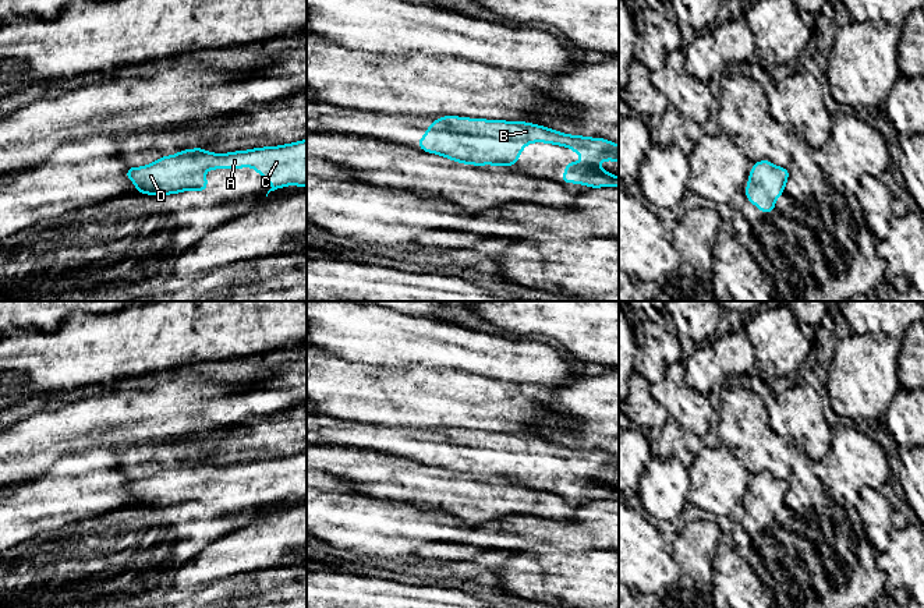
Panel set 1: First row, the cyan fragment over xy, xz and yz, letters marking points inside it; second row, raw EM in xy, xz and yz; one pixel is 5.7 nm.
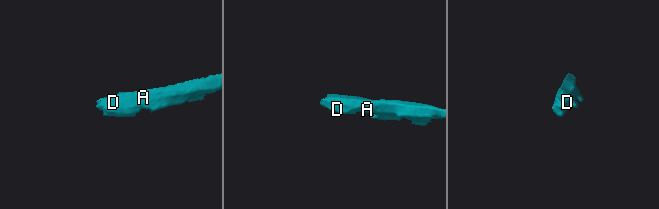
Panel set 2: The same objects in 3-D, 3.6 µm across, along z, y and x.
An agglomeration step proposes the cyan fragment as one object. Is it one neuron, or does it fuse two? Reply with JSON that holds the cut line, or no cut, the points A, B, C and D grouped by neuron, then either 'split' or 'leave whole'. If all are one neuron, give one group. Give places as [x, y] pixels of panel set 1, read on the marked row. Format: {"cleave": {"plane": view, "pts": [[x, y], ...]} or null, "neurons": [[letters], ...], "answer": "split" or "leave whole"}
{"cleave": null, "neurons": [["A", "B", "C", "D"]], "answer": "leave whole"}

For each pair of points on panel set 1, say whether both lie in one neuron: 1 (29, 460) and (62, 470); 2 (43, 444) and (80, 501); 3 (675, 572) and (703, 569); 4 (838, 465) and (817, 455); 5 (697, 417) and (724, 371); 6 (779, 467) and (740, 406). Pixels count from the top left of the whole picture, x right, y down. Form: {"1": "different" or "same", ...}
{"1": "different", "2": "different", "3": "different", "4": "different", "5": "different", "6": "same"}

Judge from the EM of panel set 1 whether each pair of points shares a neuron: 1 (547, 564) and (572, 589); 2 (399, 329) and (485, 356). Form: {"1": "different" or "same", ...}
{"1": "same", "2": "same"}

